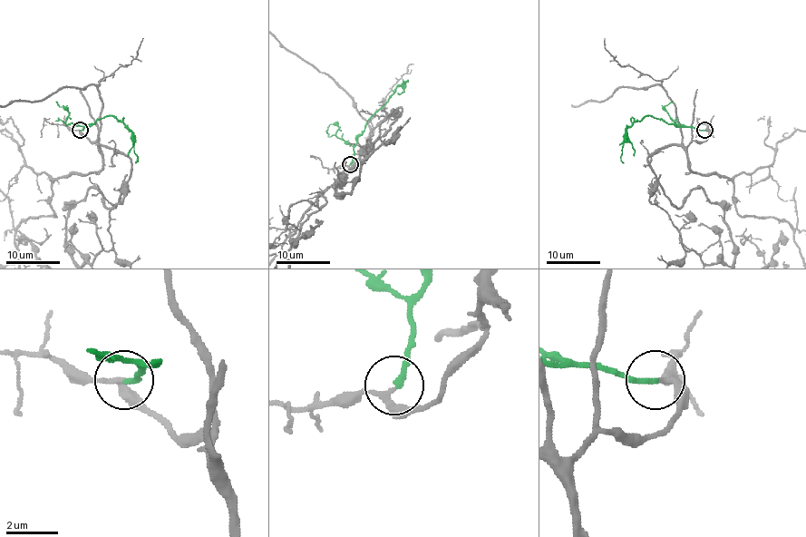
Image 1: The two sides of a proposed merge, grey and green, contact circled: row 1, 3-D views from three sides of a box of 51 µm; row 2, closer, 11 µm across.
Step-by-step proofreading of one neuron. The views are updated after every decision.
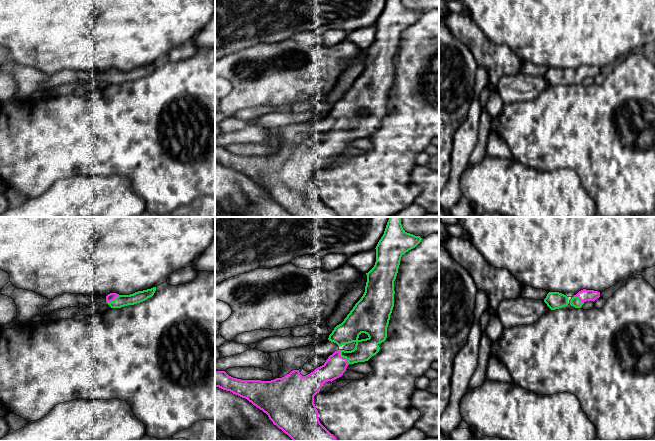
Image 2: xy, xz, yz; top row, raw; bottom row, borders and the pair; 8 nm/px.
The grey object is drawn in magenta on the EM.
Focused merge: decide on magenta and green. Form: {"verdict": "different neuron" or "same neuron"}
{"verdict": "same neuron"}

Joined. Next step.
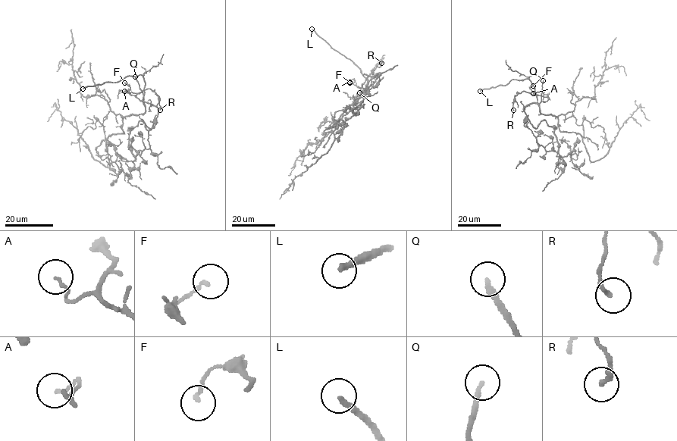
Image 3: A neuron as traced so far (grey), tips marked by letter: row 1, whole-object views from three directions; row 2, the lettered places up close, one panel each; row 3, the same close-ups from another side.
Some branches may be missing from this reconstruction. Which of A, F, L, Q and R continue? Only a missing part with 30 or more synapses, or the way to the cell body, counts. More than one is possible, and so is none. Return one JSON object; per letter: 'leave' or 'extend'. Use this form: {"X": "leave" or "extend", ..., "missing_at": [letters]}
{"A": "leave", "F": "leave", "L": "extend", "Q": "extend", "R": "leave", "missing_at": ["L", "Q"]}

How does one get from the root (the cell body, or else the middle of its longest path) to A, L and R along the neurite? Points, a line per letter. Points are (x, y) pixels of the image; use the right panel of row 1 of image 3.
A: (552, 115), (543, 115), (540, 111), (539, 103), (546, 101), (548, 98), (533, 93)
L: (552, 115), (540, 112), (534, 86), (528, 79), (512, 79), (506, 85), (480, 91)
R: (552, 115), (540, 111), (539, 103), (546, 101), (547, 97), (524, 91), (515, 96), (513, 110)

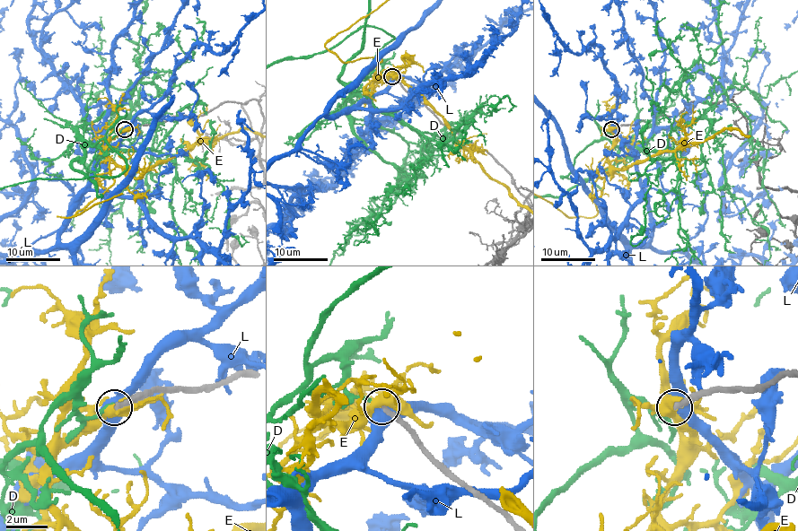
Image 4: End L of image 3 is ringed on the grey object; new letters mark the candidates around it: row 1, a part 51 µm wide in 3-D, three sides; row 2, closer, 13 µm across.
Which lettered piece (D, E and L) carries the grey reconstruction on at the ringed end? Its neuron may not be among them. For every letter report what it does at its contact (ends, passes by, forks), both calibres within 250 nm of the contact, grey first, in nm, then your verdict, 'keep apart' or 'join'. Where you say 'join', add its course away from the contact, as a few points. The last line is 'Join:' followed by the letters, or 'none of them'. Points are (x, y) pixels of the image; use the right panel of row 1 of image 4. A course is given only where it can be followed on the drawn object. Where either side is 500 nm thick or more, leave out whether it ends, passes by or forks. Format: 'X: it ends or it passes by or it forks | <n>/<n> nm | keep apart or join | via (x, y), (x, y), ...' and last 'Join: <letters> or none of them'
D: it ends | 260/150 nm | keep apart
E: 320/500 nm | keep apart
L: it forks | 360/440 nm | keep apart
Join: none of them

